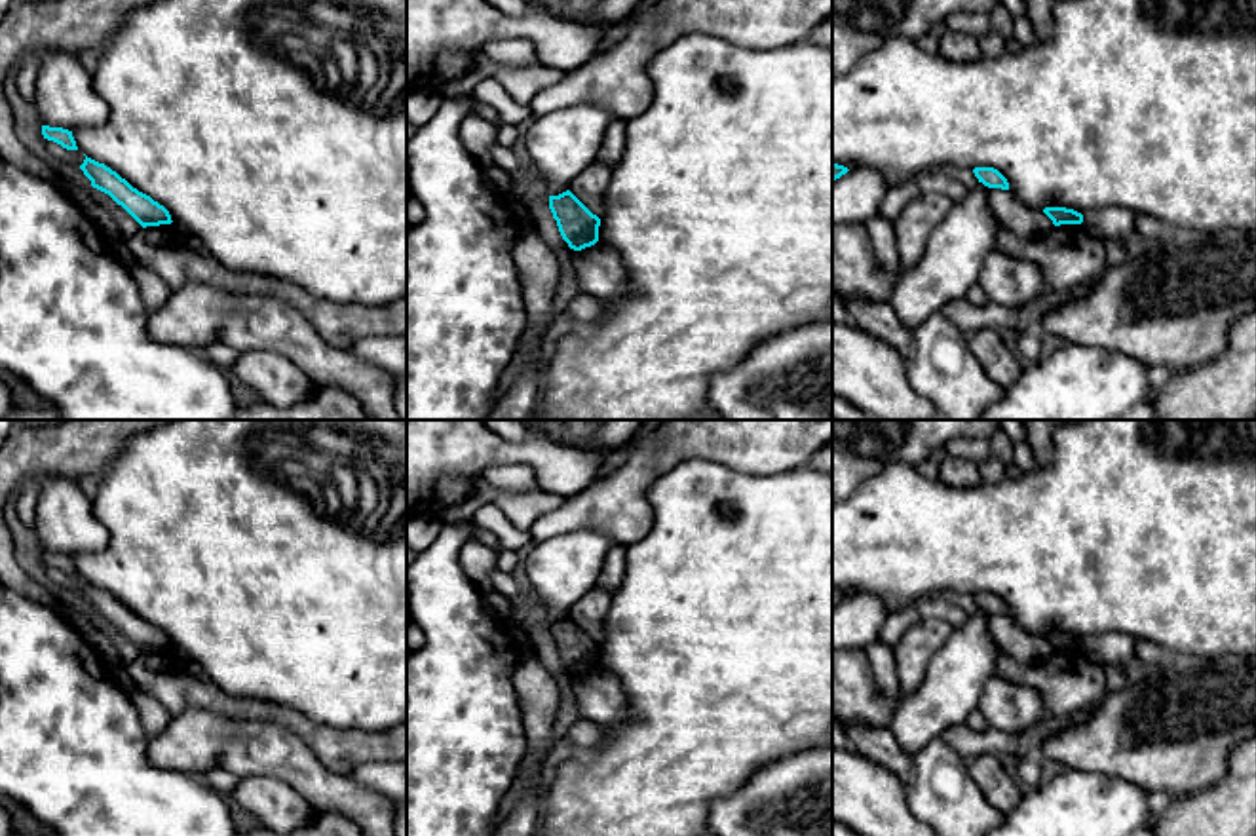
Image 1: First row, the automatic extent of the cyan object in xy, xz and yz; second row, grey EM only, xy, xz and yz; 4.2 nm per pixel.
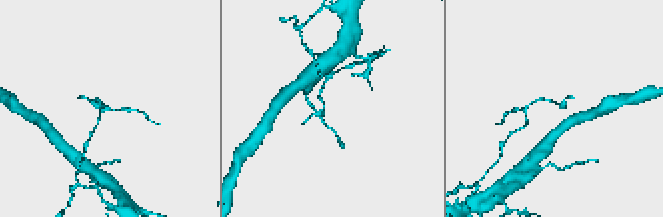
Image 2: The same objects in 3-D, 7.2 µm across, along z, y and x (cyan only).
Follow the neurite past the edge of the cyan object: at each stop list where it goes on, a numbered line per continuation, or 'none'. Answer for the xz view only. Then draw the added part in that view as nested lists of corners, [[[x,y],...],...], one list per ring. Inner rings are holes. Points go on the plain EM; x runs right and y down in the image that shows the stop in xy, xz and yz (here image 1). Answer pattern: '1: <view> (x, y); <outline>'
none

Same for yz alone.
none

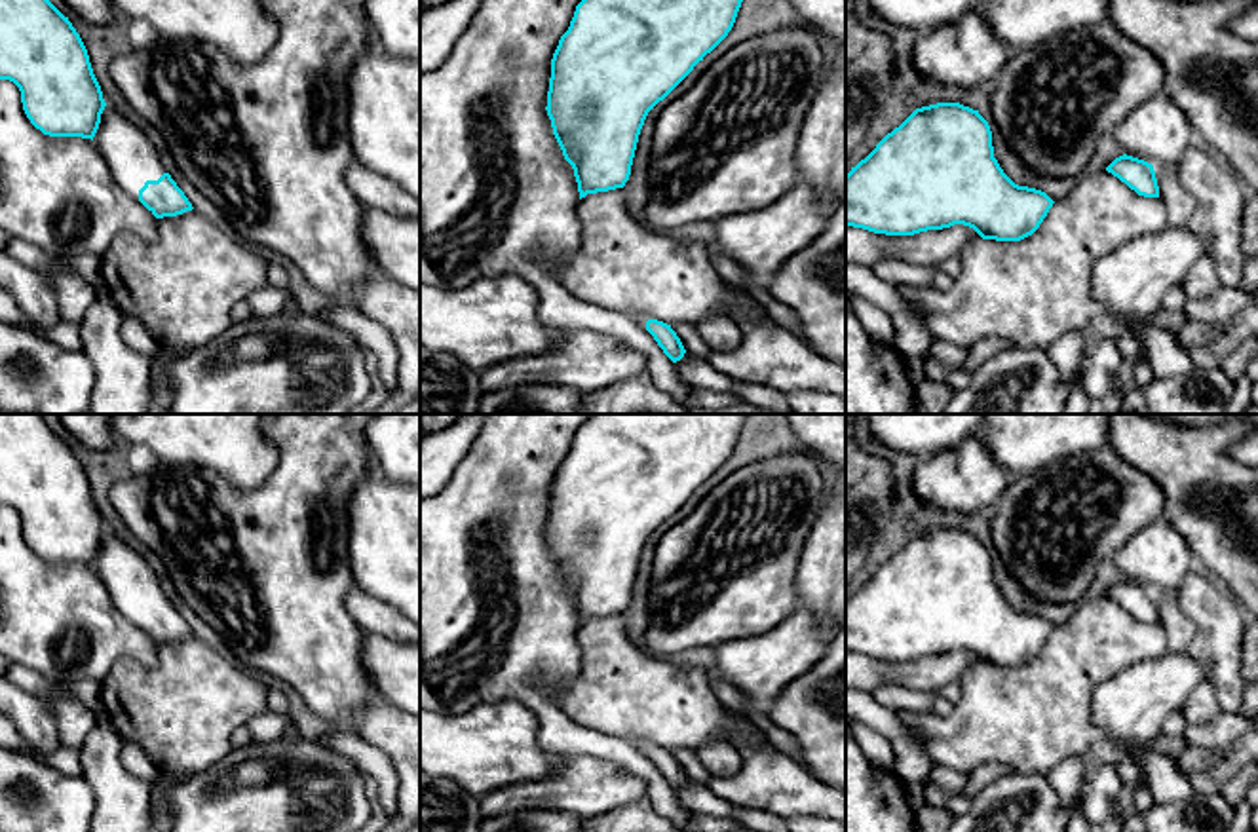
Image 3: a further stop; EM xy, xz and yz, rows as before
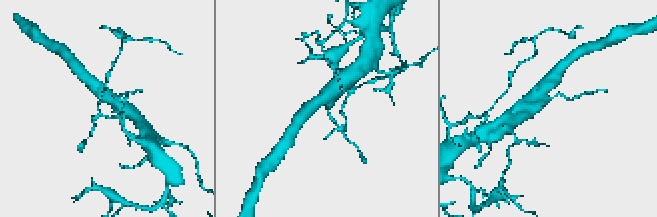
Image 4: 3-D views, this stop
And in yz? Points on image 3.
none

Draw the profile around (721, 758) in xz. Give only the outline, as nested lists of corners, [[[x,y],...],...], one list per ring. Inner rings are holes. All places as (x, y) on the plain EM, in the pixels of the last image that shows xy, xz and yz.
[[[713,741],[697,748],[697,756],[713,777],[730,779],[743,767],[739,750],[726,741]]]

